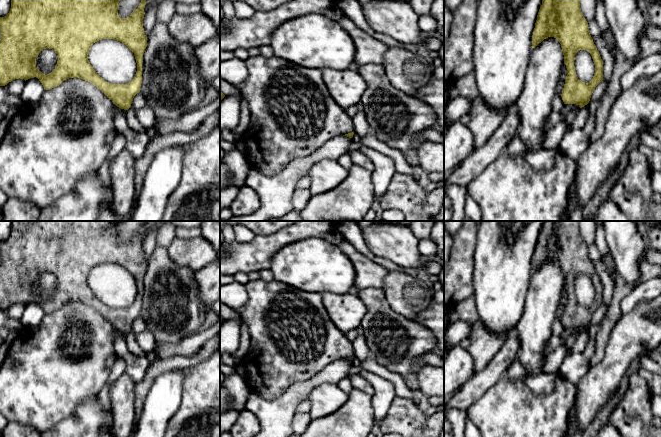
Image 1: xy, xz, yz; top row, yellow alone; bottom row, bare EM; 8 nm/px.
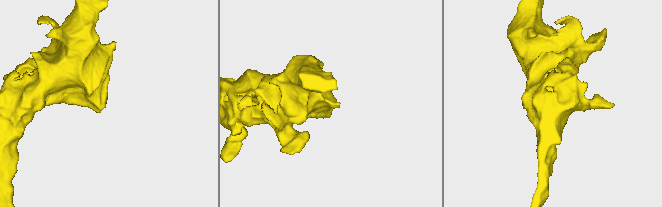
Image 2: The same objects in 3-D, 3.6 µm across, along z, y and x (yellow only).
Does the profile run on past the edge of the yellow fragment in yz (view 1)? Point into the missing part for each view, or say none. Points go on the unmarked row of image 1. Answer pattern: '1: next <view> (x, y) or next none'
1: next none

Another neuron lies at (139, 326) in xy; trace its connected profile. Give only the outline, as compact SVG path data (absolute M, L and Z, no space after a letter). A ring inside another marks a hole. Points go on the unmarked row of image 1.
M139 316L134 320L131 330L138 337L146 328L144 320Z

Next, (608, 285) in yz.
M602 261L593 262L593 266L603 285L603 304L610 307L614 293L614 282L612 277L608 273L607 266Z

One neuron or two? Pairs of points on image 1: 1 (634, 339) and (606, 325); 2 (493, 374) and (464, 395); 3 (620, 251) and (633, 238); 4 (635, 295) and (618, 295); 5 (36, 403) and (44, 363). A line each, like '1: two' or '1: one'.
1: two
2: one
3: one
4: two
5: one

